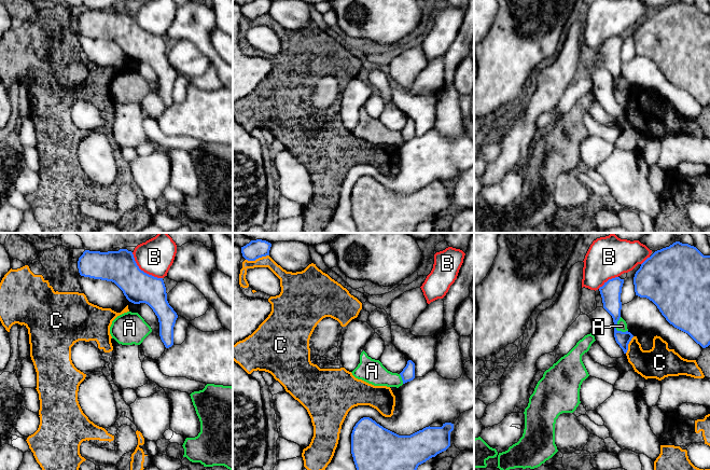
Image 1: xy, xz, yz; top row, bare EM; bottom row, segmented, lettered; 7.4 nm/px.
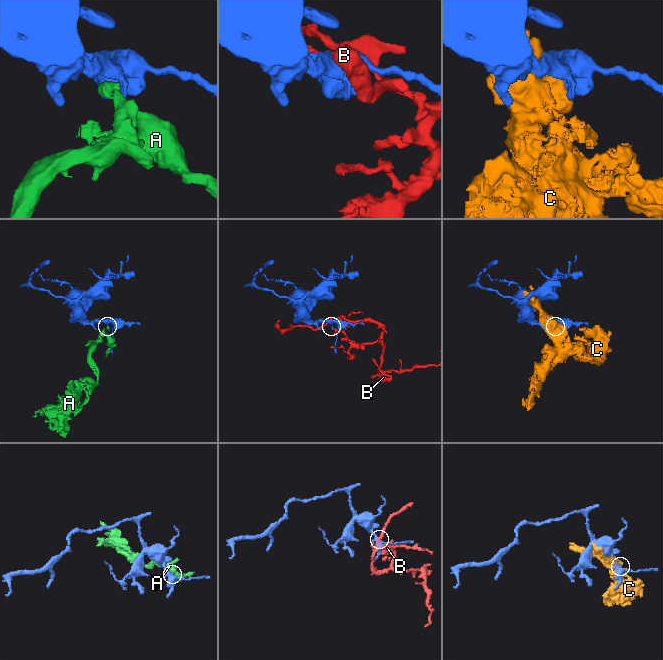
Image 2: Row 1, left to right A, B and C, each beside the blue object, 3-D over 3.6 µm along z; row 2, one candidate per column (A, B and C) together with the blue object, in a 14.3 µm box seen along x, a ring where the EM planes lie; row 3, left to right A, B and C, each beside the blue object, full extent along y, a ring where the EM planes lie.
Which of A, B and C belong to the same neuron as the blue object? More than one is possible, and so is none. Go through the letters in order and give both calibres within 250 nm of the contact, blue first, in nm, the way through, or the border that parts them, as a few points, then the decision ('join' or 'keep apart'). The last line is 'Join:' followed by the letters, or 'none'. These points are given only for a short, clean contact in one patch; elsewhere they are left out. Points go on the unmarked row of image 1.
A: 140/80 nm | across yz (611, 54), (616, 74), (615, 86), (622, 84) | join
B: 240/260 nm | keep apart
C: 140/90 nm | keep apart
Join: A

